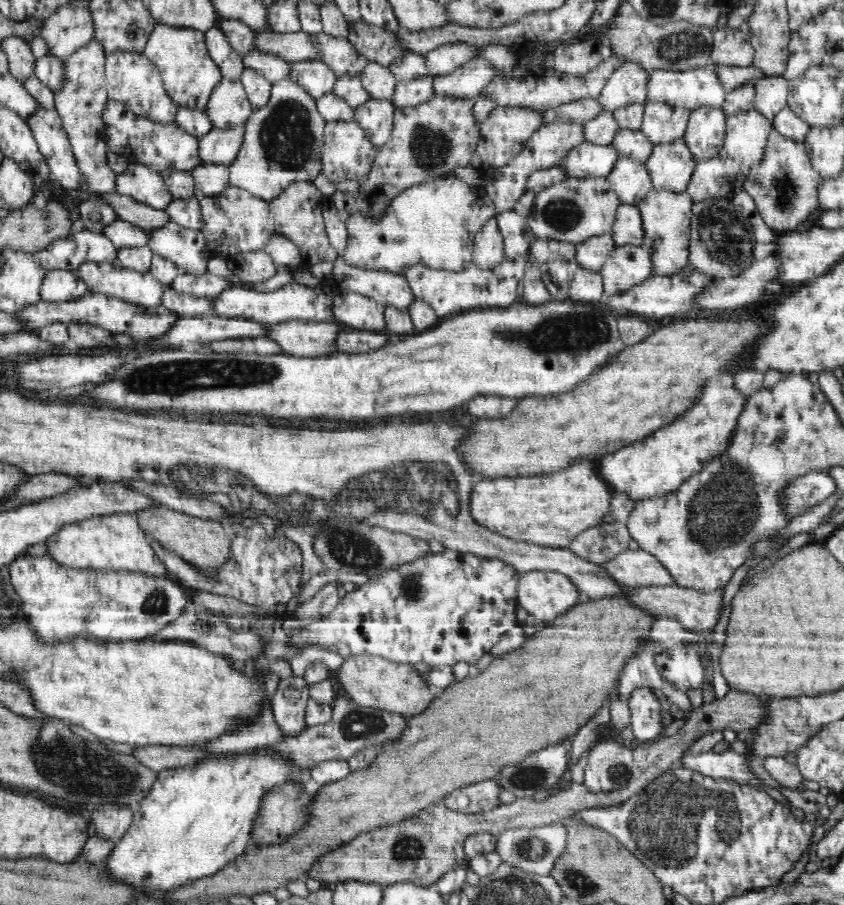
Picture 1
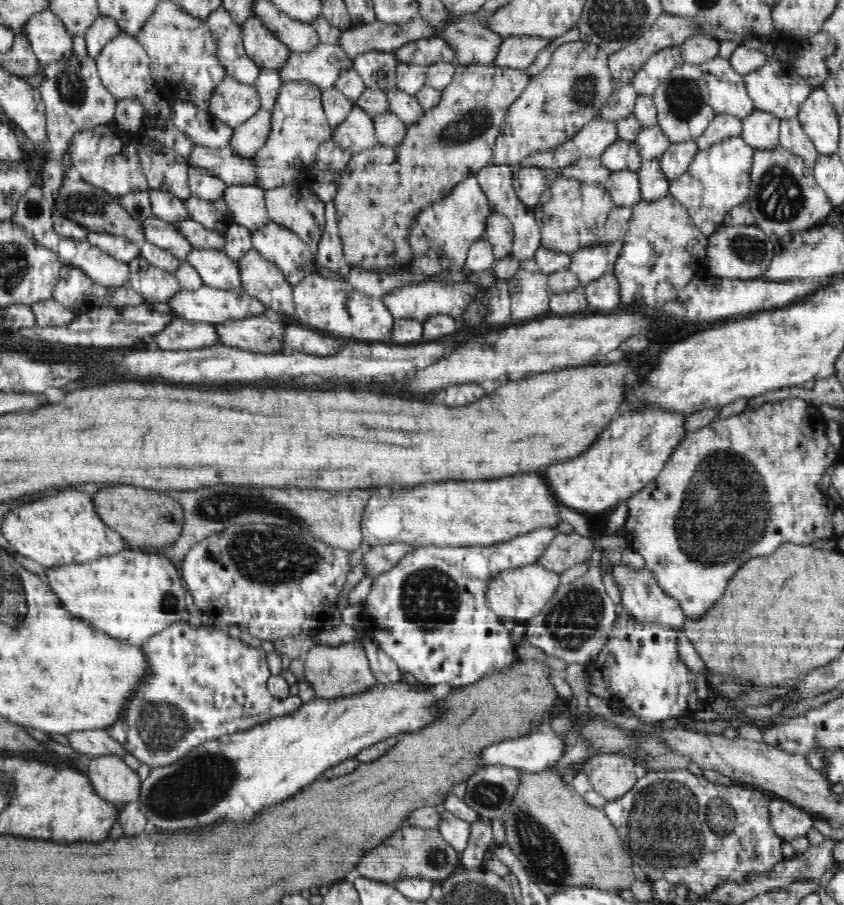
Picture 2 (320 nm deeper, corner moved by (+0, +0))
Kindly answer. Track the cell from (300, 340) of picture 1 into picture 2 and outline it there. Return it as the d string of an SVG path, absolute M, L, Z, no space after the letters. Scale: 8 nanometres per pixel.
M264 315L216 324L218 344L254 353L285 352L282 346L284 328L292 320L270 322Z

